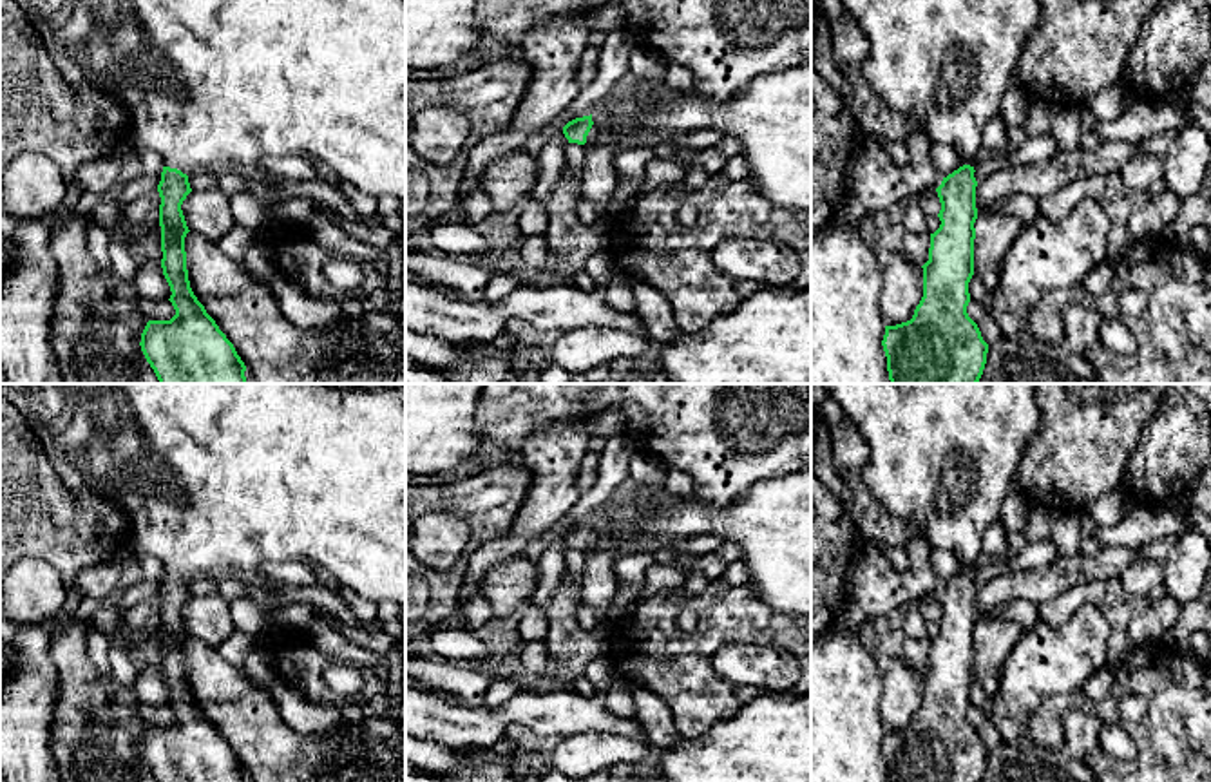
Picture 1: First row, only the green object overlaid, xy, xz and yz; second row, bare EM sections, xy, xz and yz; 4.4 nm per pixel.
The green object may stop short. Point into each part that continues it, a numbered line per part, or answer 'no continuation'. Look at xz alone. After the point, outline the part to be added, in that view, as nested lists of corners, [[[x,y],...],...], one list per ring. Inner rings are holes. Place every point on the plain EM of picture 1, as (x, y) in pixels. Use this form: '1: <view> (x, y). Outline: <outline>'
1: xz (772, 522). Outline: [[[811,469],[753,483],[742,496],[726,507],[717,507],[699,498],[693,489],[688,496],[670,496],[641,485],[628,485],[615,494],[612,503],[592,518],[592,534],[585,552],[614,548],[619,556],[630,550],[655,552],[681,536],[717,536],[742,548],[742,561],[749,577],[758,585],[758,599],[780,614],[811,615]]]

